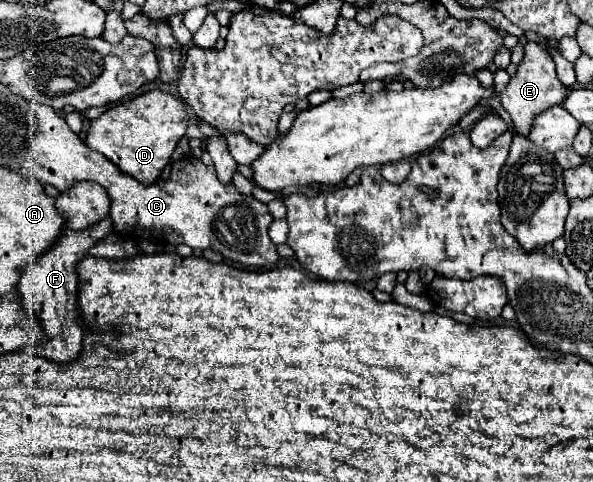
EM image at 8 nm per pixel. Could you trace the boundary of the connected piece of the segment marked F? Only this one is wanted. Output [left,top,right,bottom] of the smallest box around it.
[19,216,113,364]

